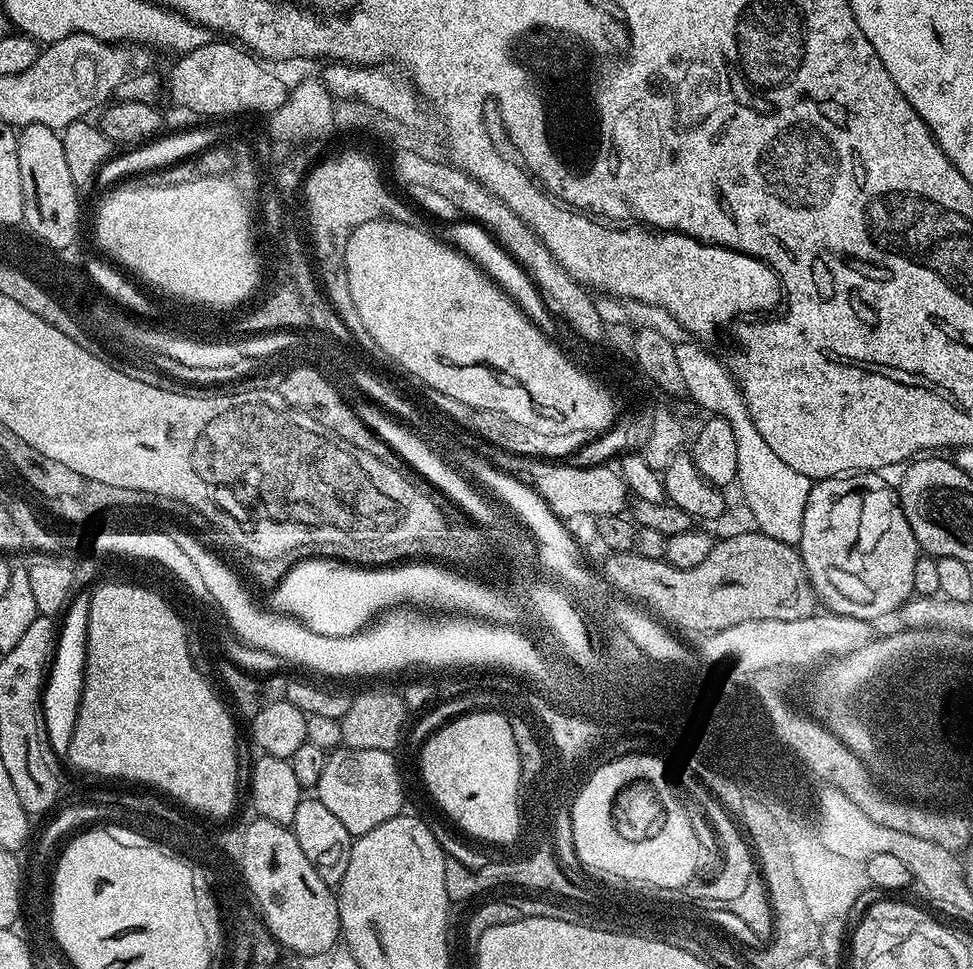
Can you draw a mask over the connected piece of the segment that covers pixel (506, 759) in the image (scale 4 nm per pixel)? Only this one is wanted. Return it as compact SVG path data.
M465 711L465 716L444 724L424 744L420 752L422 784L431 784L432 790L444 806L460 823L467 825L471 833L491 837L493 840L509 840L516 833L516 751L512 735L504 720L483 711Z

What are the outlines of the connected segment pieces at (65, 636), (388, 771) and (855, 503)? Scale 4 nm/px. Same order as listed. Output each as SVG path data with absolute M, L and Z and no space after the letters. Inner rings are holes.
M73 595L57 635L56 649L49 665L48 678L44 687L44 717L50 735L51 748L59 756L67 755L73 732L76 729L81 694L84 691L85 662L88 658L89 597Z
M343 746L336 748L328 757L322 778L318 778L314 789L315 799L320 800L322 806L327 806L354 838L374 830L374 826L382 826L382 822L390 822L390 818L405 811L404 784L400 781L400 768L396 765L396 758L393 753L382 750L354 750Z
M857 472L815 481L806 502L802 538L798 545L817 601L823 607L825 604L829 613L869 622L876 622L879 616L888 616L891 612L892 615L899 613L901 606L912 599L914 562L918 562L922 554L920 543L914 538L914 530L910 530L910 522L906 522L897 489L893 485L891 488L880 476L883 475L876 472ZM836 572L852 576L852 584L836 584Z

